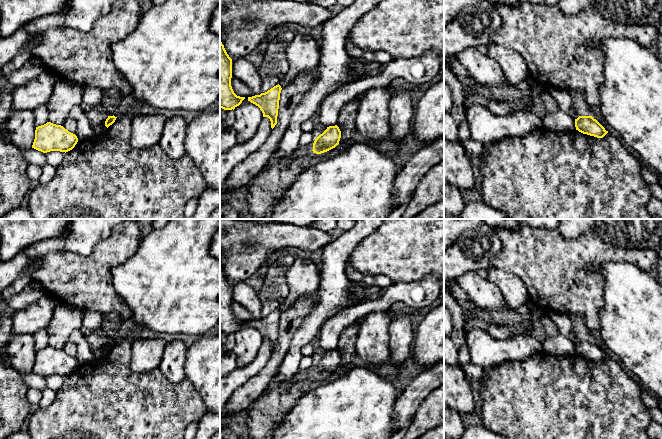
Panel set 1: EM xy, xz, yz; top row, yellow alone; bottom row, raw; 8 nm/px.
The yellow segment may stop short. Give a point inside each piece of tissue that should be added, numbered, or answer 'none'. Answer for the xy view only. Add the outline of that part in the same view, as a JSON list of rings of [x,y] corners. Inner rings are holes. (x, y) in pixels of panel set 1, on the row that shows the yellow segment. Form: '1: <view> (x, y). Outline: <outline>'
none

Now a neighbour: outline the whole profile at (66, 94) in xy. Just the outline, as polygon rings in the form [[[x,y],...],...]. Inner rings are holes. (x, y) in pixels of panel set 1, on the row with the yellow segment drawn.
[[[57,77],[52,95],[46,104],[48,122],[63,126],[65,120],[70,117],[70,110],[82,103],[82,96],[83,87],[81,85]]]

